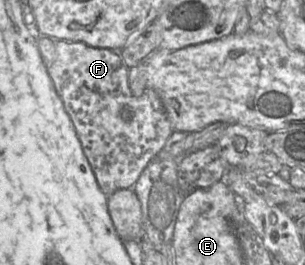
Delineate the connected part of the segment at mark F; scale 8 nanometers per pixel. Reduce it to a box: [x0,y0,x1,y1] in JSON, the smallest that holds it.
[37,36,174,196]

